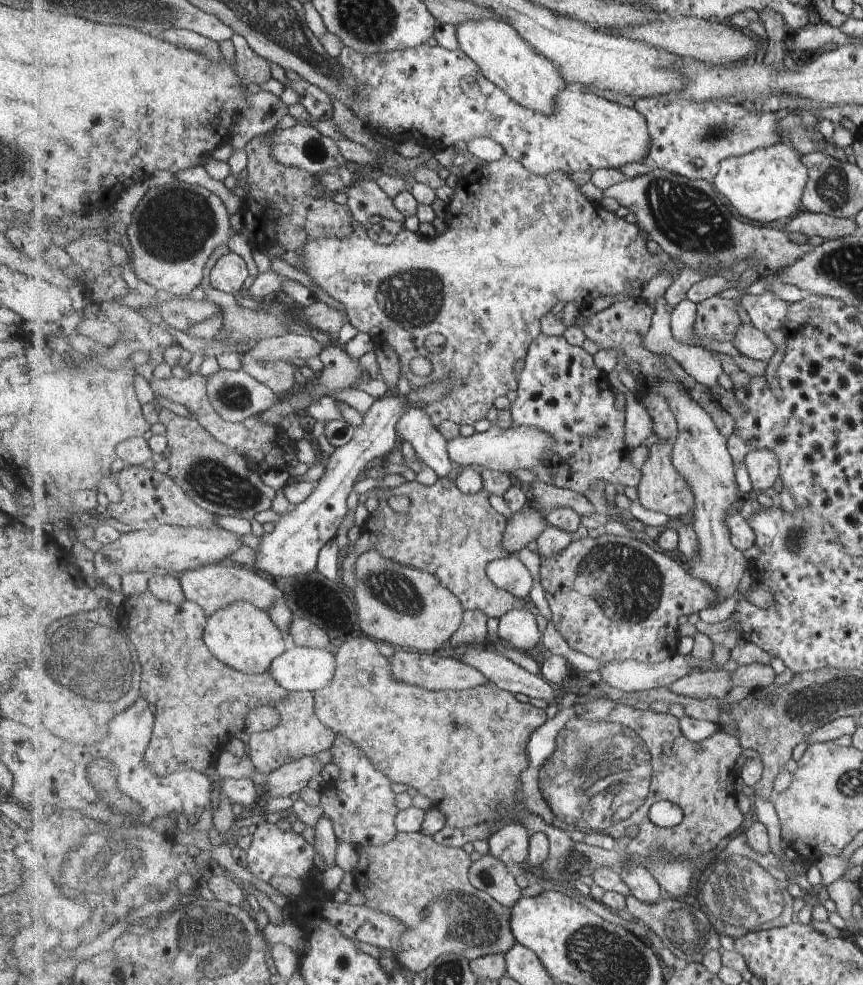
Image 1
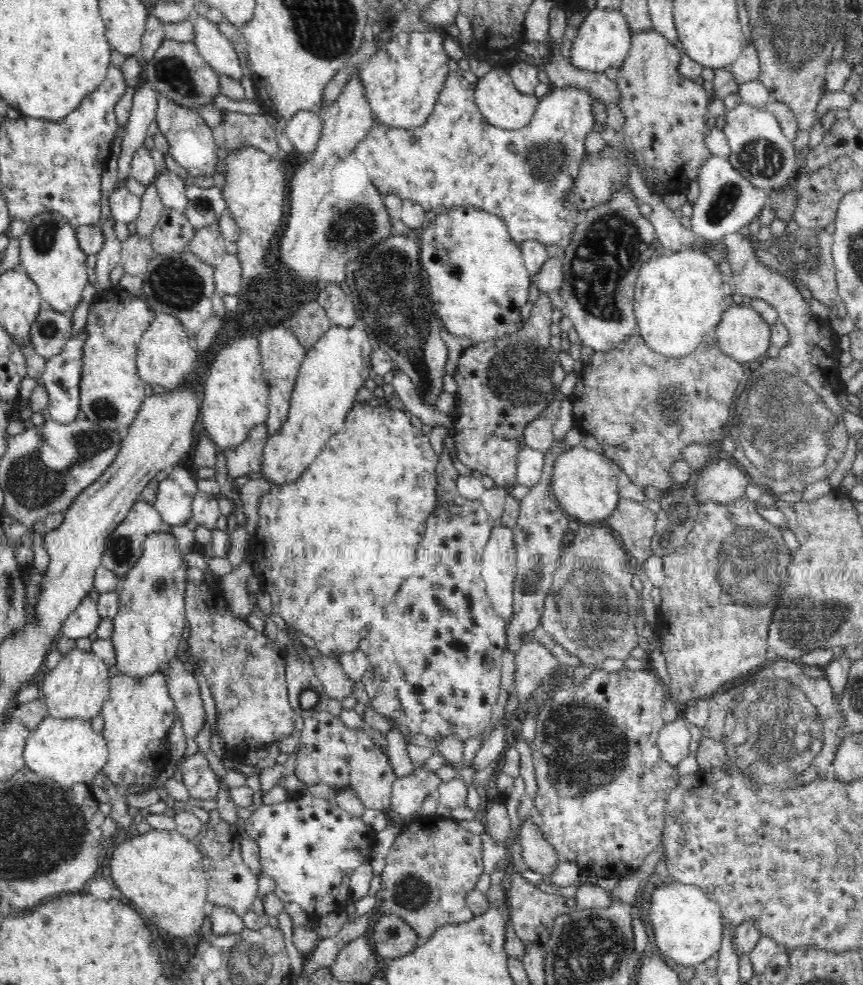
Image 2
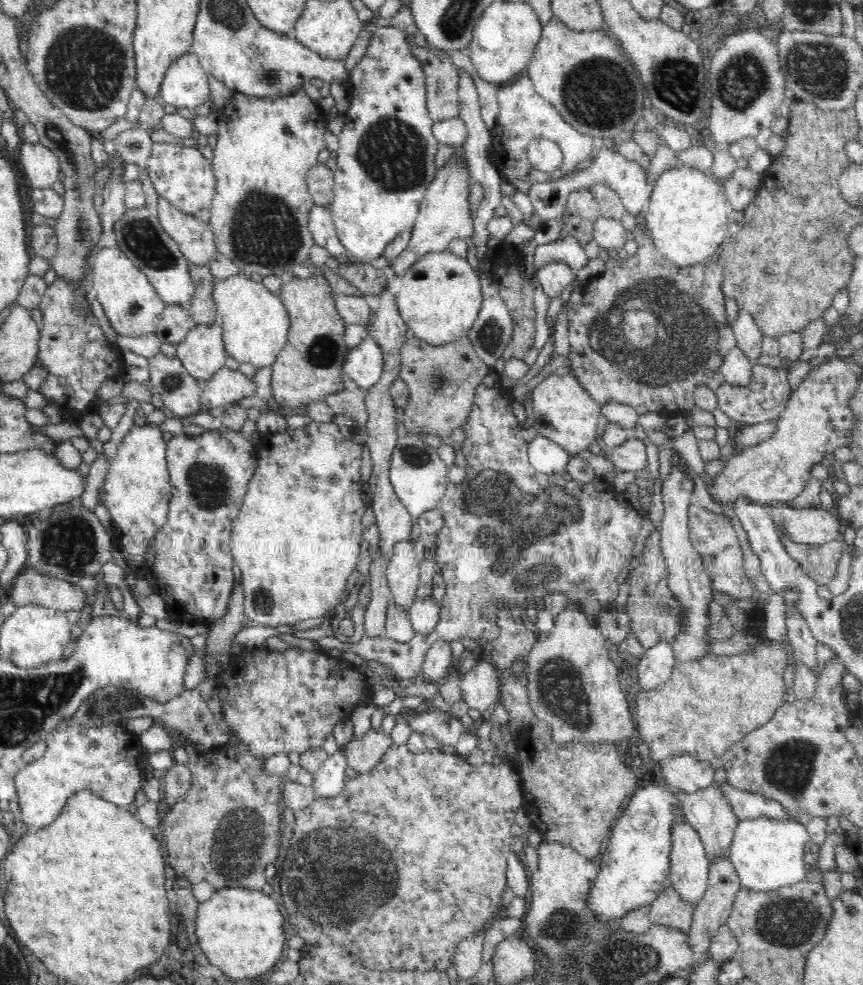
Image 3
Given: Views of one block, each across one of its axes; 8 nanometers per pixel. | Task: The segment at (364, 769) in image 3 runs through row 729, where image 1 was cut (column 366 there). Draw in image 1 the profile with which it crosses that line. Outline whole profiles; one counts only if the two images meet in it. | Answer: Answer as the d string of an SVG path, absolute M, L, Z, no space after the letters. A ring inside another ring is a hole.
M335 343L325 348L323 354L320 356L324 369L320 373L314 373L310 370L298 370L296 380L291 391L282 395L277 405L274 405L270 410L261 414L259 418L263 423L277 426L277 422L281 416L289 413L296 414L297 410L303 408L307 411L308 407L316 400L322 397L330 396L333 392L343 390L345 388L355 388L361 381L370 380L364 376L367 373L359 361L352 358L345 350L344 346L337 346Z

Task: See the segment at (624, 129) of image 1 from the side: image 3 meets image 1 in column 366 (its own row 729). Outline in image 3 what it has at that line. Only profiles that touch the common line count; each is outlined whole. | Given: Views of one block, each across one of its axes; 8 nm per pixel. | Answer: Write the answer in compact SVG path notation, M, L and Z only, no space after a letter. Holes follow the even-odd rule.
M73 717L62 719L56 728L45 739L47 742L46 753L36 758L30 764L20 767L14 775L14 784L22 824L25 825L27 834L37 832L44 828L60 815L66 799L79 790L86 789L114 804L126 808L134 802L136 792L142 786L142 766L140 758L144 750L138 735L134 735L116 723L106 722L103 727L85 727Z

